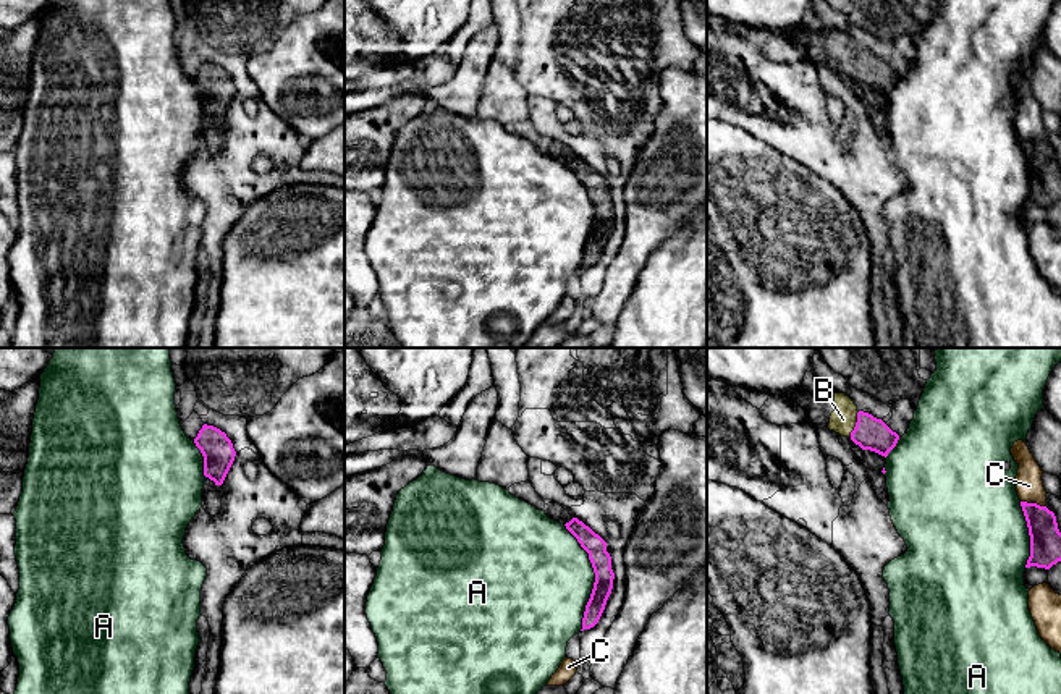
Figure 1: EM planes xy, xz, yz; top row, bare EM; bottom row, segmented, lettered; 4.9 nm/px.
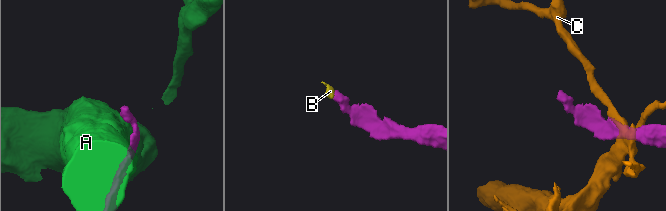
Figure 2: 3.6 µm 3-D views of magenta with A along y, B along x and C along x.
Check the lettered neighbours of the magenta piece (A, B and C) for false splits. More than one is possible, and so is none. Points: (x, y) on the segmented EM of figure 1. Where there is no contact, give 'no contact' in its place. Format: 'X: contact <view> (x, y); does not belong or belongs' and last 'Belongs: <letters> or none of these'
A: contact xz (596, 578); does not belong
B: contact yz (856, 424); belongs
C: contact yz (1034, 503); does not belong
Belongs: B

